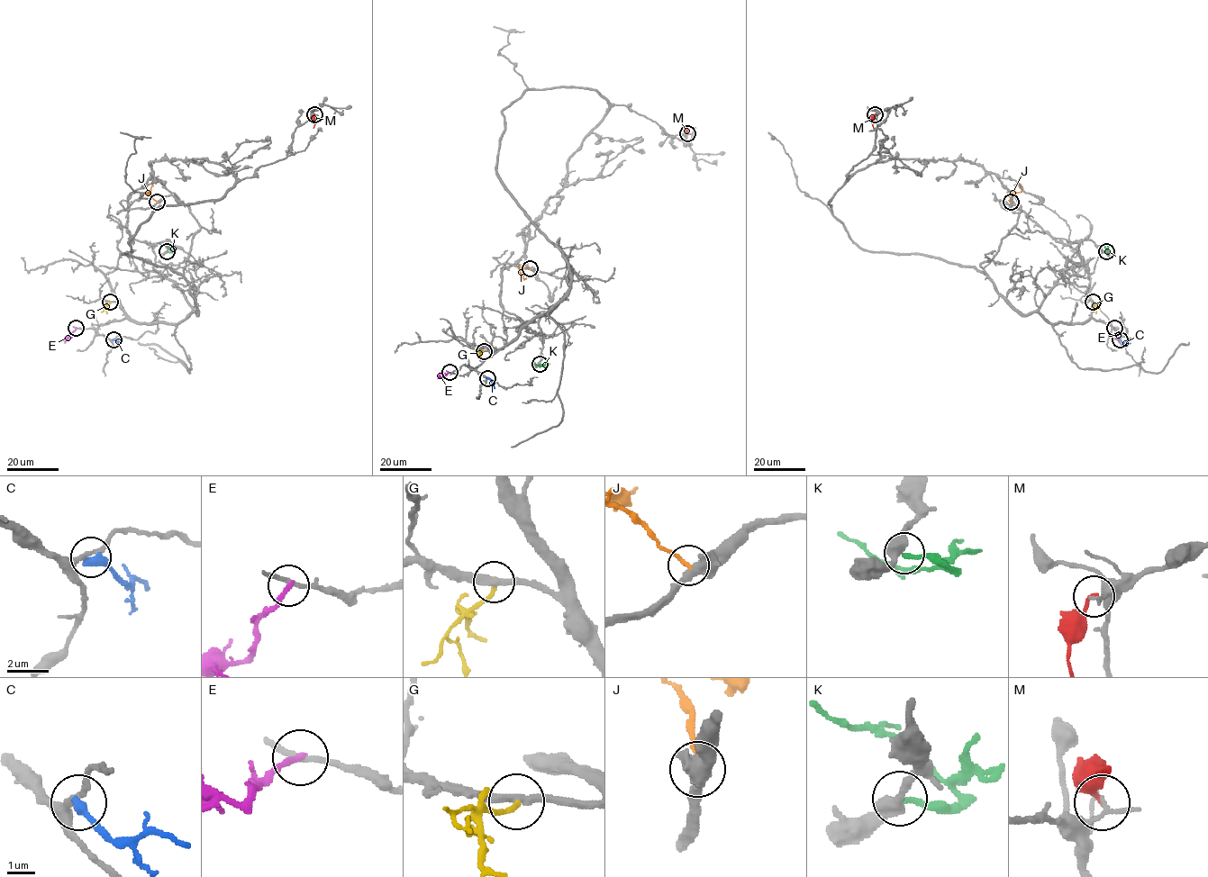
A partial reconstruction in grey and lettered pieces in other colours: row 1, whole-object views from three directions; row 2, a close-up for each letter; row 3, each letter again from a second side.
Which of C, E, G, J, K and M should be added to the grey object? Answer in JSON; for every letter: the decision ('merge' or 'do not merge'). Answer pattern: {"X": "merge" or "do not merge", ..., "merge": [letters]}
{"C": "do not merge", "E": "do not merge", "G": "do not merge", "J": "do not merge", "K": "do not merge", "M": "do not merge", "merge": []}

